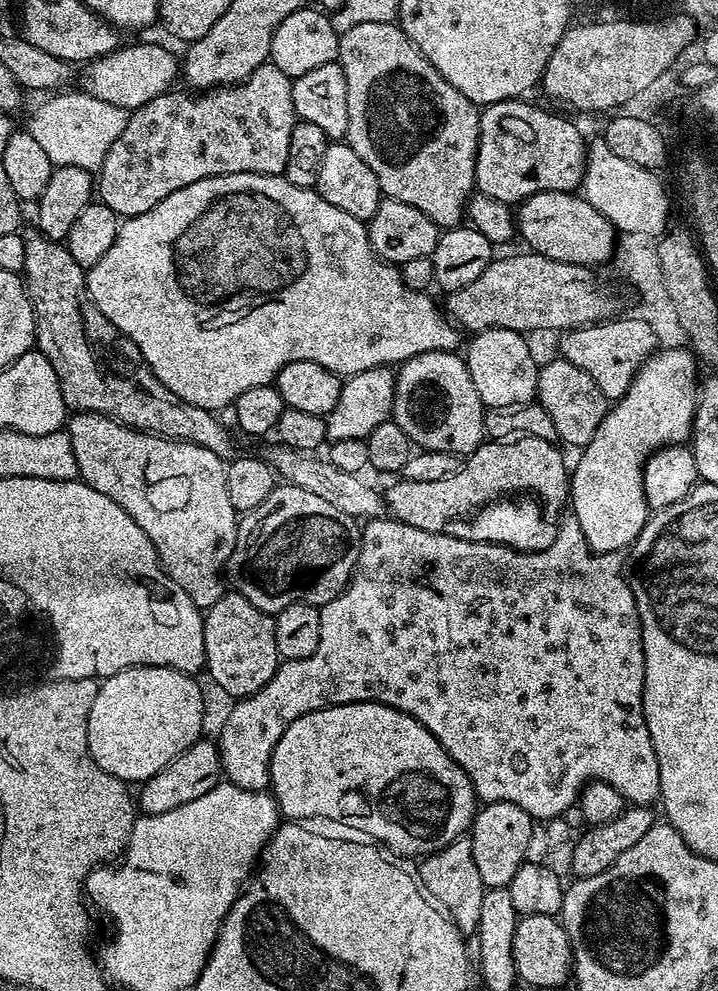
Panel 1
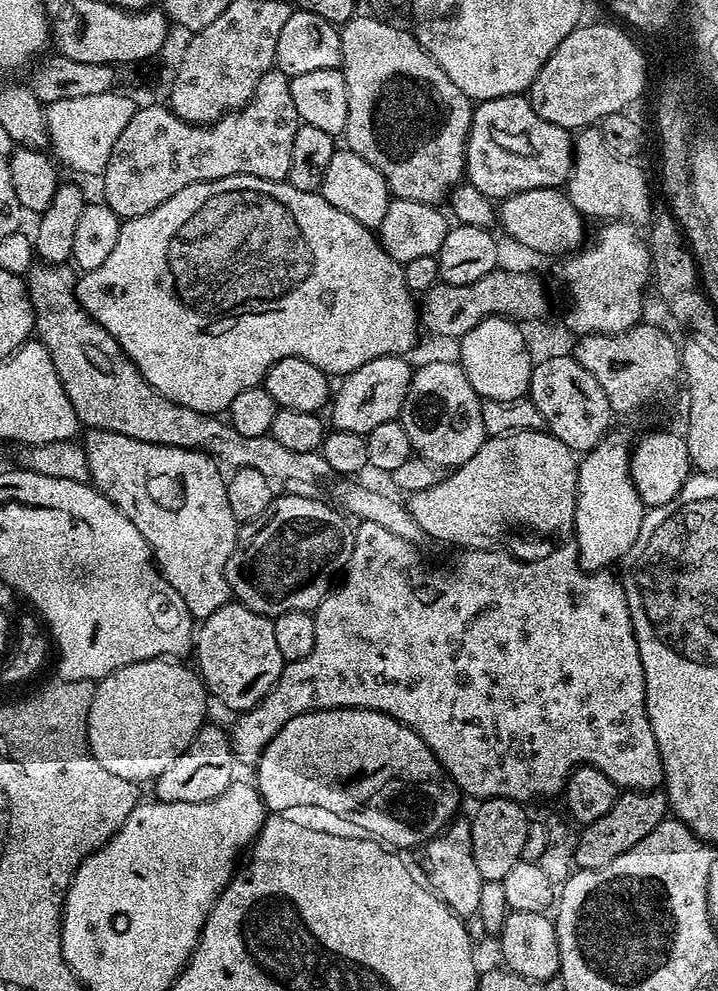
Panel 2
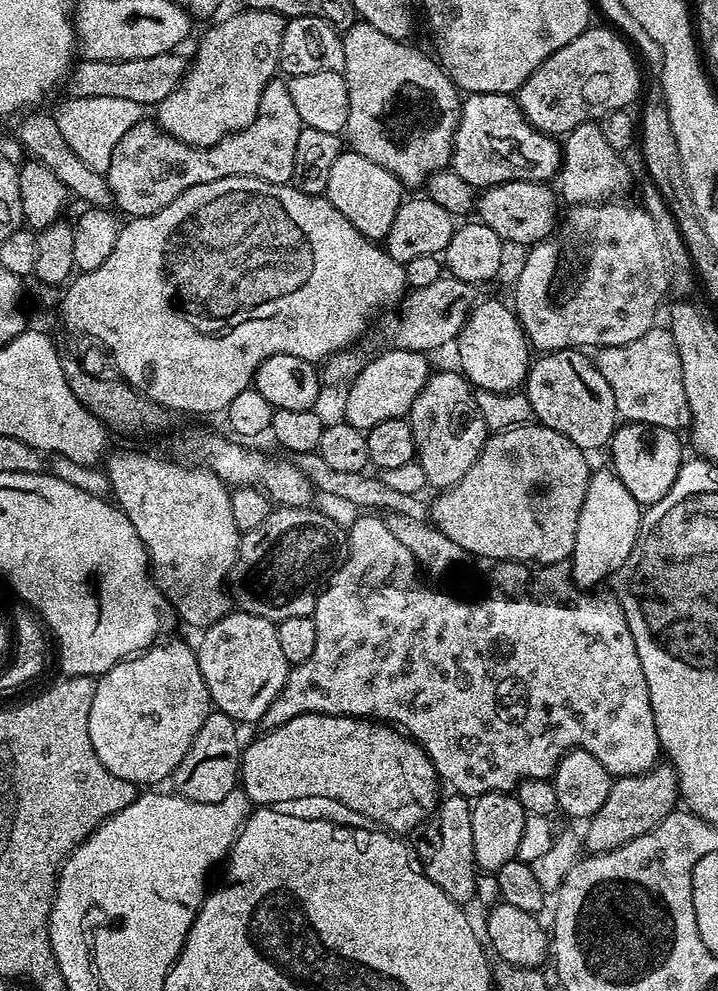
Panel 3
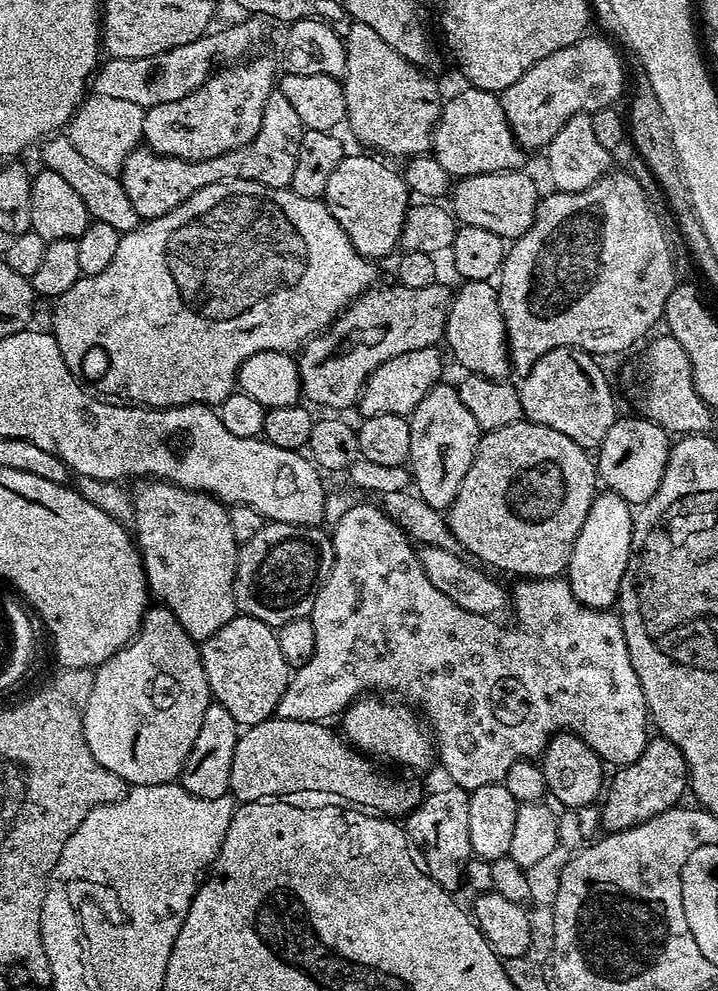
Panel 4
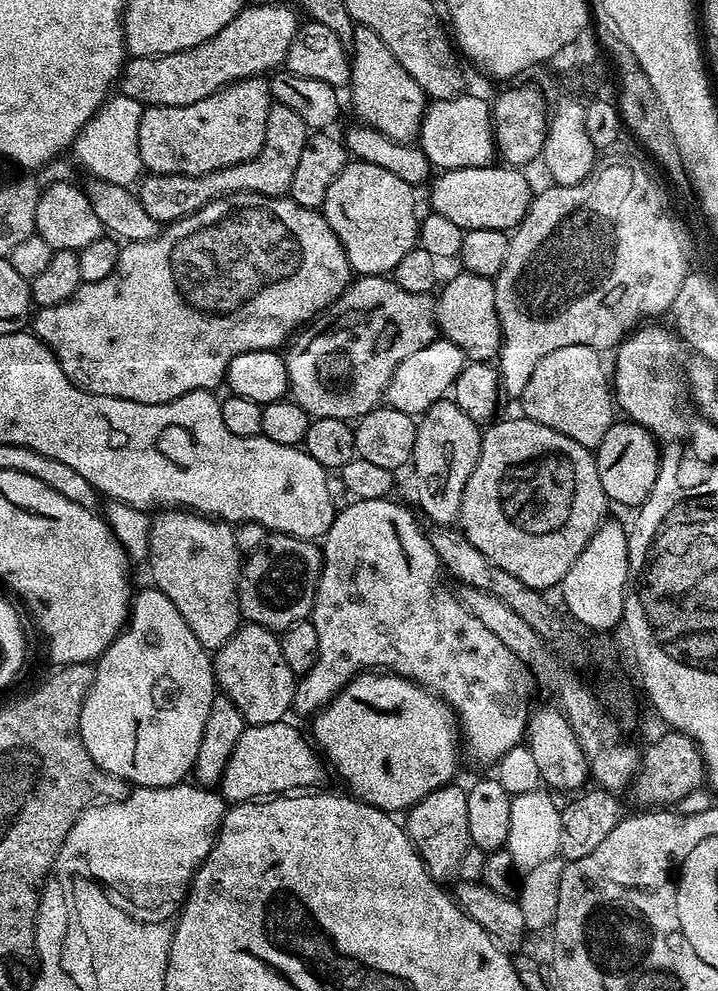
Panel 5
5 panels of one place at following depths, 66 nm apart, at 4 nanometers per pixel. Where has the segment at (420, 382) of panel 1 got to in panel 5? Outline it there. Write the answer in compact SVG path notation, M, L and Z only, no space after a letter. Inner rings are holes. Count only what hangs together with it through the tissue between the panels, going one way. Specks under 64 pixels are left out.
M451 398L434 402L434 406L430 406L430 410L419 417L410 468L416 471L419 511L424 511L433 520L433 525L452 526L459 521L462 494L480 457L481 435L481 425L466 418L466 414L462 414L460 407Z

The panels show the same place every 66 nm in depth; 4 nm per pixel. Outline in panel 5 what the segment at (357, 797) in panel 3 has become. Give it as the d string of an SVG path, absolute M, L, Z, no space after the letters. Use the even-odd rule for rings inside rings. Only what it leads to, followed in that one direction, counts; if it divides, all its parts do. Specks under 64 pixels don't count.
M289 722L279 724L253 724L245 727L238 738L238 746L234 746L234 754L230 754L230 762L226 762L226 770L222 774L218 791L229 805L246 804L261 798L271 798L281 794L292 794L297 790L312 790L324 780L325 761L314 747L311 739L304 736Z

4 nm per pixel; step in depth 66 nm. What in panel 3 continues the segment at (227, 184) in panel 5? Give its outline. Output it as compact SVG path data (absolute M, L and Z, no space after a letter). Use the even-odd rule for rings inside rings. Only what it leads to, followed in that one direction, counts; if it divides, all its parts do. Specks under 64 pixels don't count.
M274 78L262 94L258 114L246 130L238 130L209 148L191 148L174 138L151 119L139 120L122 134L122 142L114 146L107 170L112 204L125 212L125 217L149 216L162 206L170 206L178 194L202 182L218 182L218 178L245 176L271 184L287 184L294 174L294 150L301 130L298 110L290 99L288 80Z

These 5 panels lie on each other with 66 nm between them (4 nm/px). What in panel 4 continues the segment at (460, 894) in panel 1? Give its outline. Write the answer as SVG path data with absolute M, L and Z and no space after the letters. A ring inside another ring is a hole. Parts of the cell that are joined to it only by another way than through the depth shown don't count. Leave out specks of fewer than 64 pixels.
M447 787L440 788L437 792L430 793L429 796L427 793L421 799L420 805L413 812L409 812L406 817L406 831L408 843L414 849L424 873L434 882L438 882L438 886L442 886L445 892L455 893L456 887L465 883L468 861L473 859L470 846L470 793L465 788Z

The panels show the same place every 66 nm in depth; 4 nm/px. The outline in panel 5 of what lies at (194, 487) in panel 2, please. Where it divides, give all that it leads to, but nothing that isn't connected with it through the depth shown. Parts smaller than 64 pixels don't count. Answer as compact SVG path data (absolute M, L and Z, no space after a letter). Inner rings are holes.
M157 511L152 516L146 567L152 571L151 583L178 606L186 618L186 626L194 630L194 638L204 648L215 650L230 642L242 623L238 602L242 557L233 525L199 514Z

